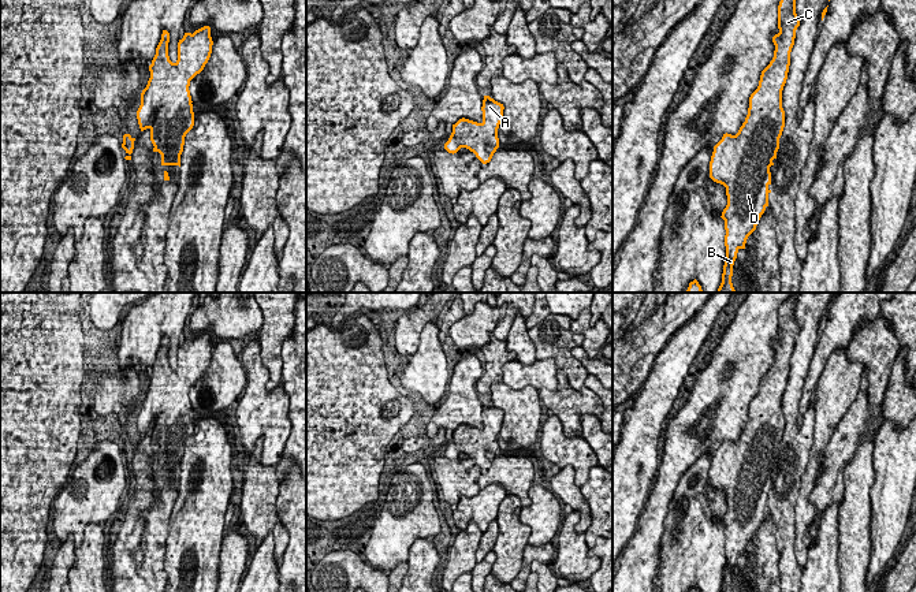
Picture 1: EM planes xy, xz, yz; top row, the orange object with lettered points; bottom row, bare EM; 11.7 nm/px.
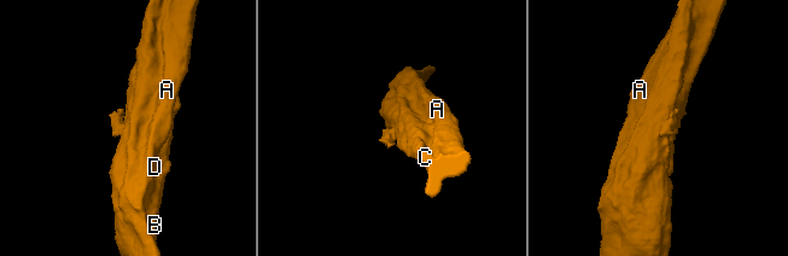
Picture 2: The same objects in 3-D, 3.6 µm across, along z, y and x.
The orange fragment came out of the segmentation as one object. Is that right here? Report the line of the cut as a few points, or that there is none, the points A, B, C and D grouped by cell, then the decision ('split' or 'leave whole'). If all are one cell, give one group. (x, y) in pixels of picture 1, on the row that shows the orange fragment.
no cut; A B C D; leave whole

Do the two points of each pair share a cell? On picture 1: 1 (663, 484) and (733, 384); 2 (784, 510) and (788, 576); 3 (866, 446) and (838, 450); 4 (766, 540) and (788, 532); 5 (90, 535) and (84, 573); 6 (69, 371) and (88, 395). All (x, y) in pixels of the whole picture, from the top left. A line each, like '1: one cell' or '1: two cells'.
1: one cell
2: one cell
3: two cells
4: two cells
5: one cell
6: two cells

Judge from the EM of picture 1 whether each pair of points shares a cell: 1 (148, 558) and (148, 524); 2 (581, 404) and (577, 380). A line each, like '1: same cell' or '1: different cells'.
1: same cell
2: different cells

